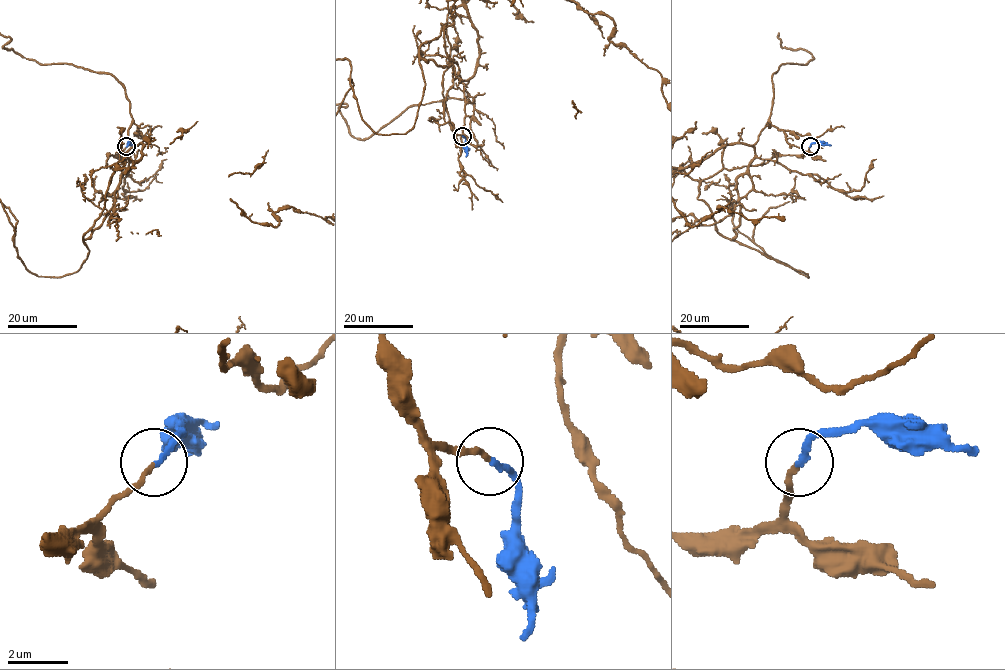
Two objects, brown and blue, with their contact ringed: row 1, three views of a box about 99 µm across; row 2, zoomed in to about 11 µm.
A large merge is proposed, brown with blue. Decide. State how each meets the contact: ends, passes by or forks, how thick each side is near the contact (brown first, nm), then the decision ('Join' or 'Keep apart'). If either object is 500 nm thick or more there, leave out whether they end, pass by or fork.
At the ring brown ends. At the ring blue ends. Thickness 160 nm (brown) against 180 nm. Join

